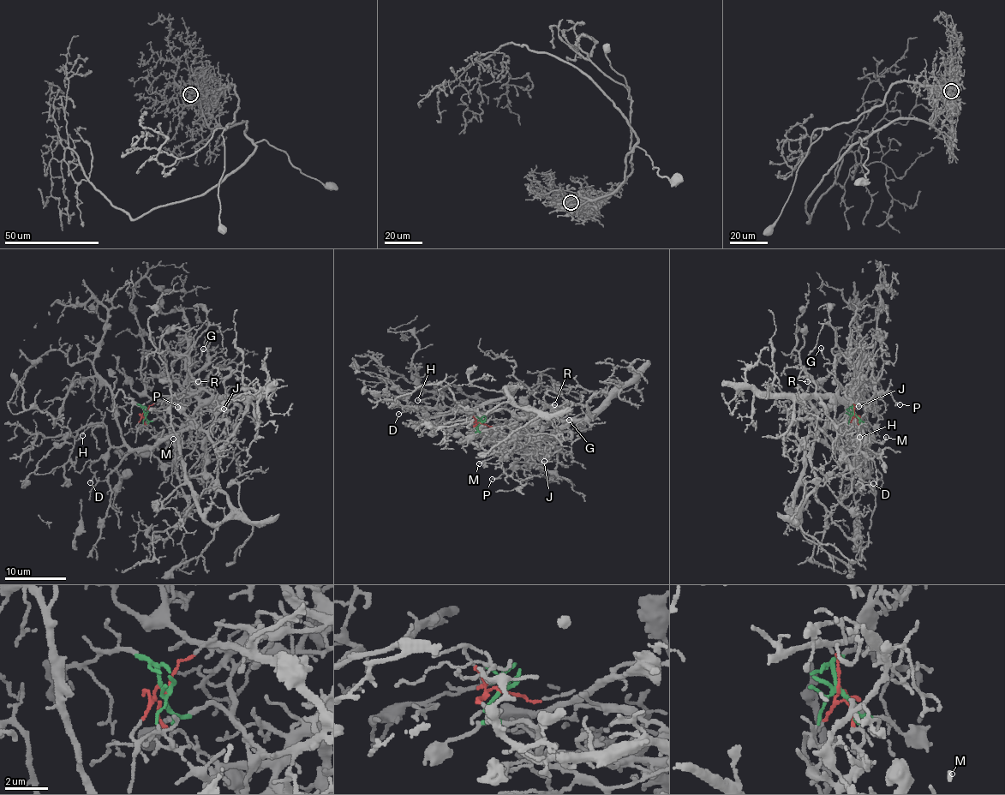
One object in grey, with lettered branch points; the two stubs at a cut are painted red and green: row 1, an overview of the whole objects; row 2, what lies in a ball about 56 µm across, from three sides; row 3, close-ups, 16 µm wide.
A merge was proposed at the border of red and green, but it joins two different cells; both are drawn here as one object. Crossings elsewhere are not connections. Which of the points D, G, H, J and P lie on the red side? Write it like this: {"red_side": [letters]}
{"red_side": ["G", "J"]}

